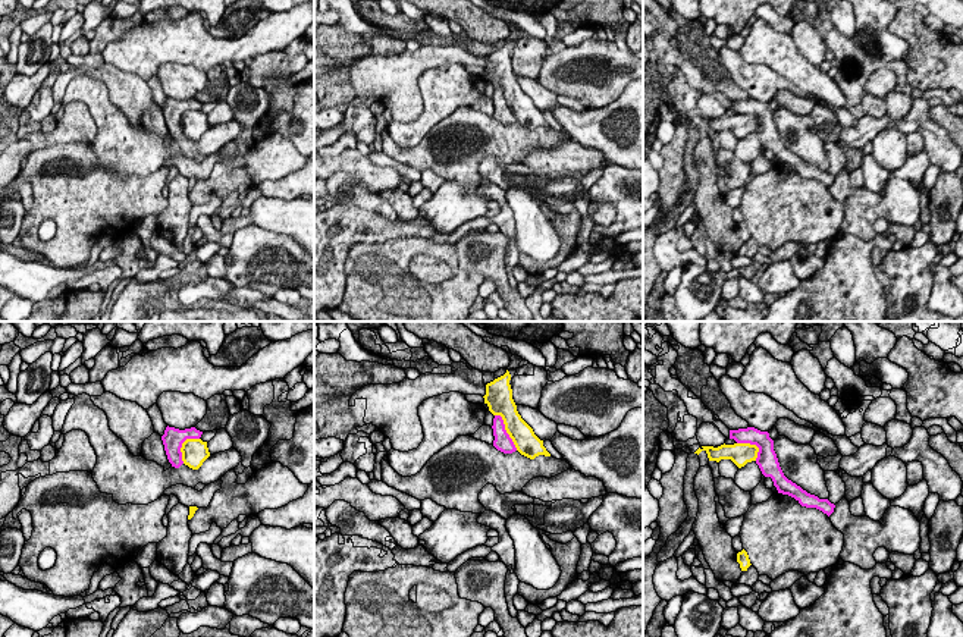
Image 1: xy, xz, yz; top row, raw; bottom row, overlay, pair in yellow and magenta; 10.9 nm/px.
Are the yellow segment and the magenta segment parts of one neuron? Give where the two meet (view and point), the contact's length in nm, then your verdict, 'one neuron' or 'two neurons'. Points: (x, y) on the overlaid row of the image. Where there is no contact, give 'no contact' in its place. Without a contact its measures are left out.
xz (505, 429) | 460 nm | two neurons

